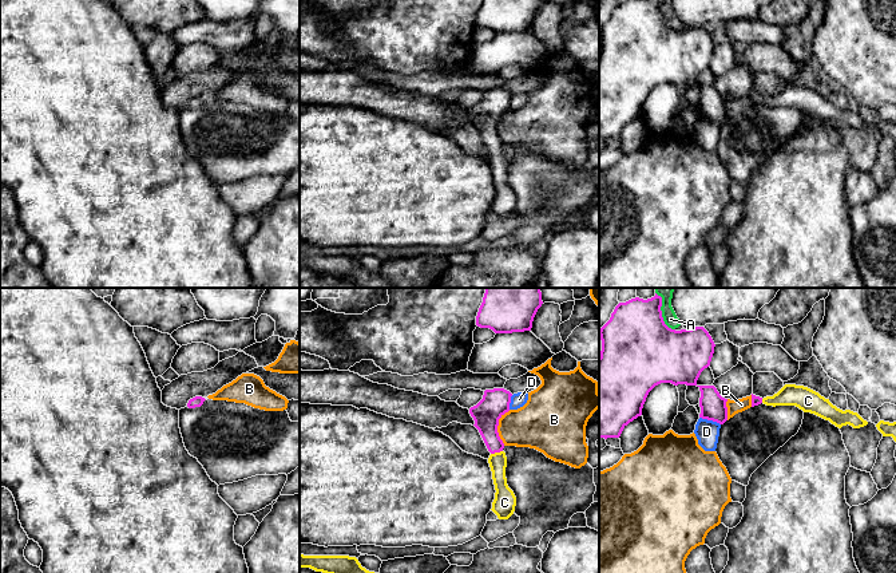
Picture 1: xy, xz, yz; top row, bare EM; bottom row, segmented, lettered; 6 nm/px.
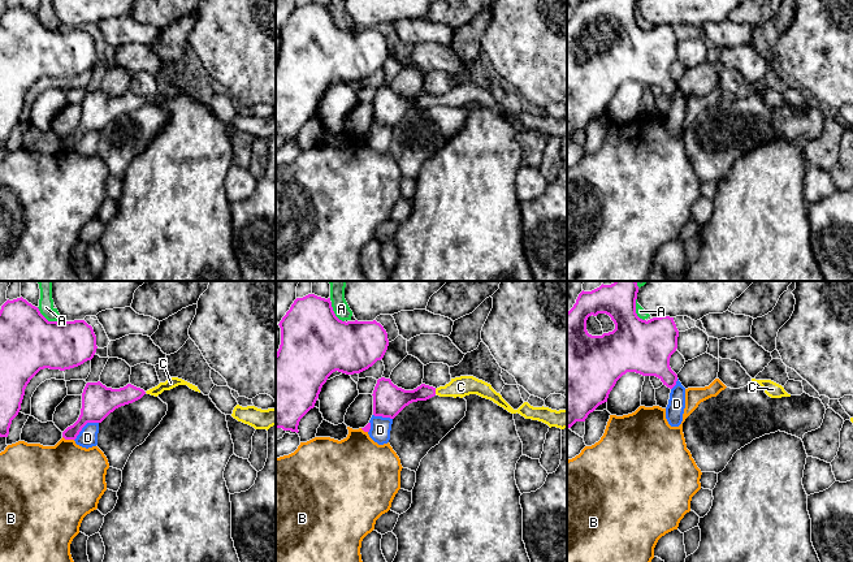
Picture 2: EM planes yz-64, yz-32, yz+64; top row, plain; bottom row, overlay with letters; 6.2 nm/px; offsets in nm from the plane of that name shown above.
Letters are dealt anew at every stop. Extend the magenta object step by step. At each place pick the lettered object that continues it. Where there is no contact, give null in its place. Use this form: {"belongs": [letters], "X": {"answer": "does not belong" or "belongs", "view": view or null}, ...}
{"belongs": ["C"], "A": {"answer": "does not belong", "view": "yz"}, "B": {"answer": "does not belong", "view": "xz"}, "C": {"answer": "belongs", "view": "xz"}, "D": {"answer": "does not belong", "view": "yz"}}

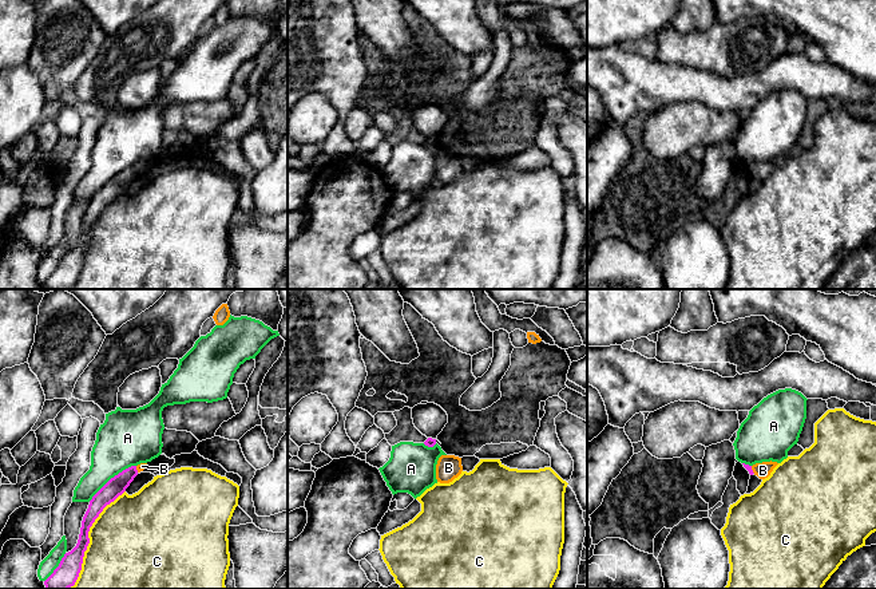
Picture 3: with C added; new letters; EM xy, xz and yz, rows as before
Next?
{"belongs": [], "A": {"answer": "does not belong", "view": "xy"}, "B": {"answer": "does not belong", "view": "yz"}, "C": {"answer": "does not belong", "view": "xy"}}

